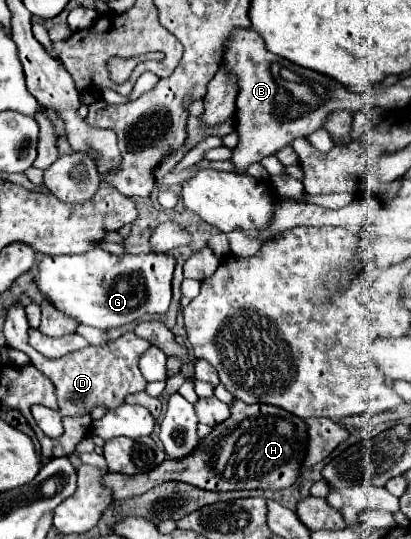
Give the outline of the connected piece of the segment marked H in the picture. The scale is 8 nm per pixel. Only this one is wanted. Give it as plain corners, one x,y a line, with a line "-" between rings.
234,399
230,411
232,415
226,421
216,425
212,433
200,439
198,449
194,449
190,457
182,457
182,461
166,459
162,465
142,475
122,475
110,471
102,475
102,485
112,491
114,499
126,499
146,493
164,481
184,481
210,491
286,489
296,483
302,473
302,459
306,457
308,449
308,445
304,445
308,443
306,423
274,405
246,405
238,399

